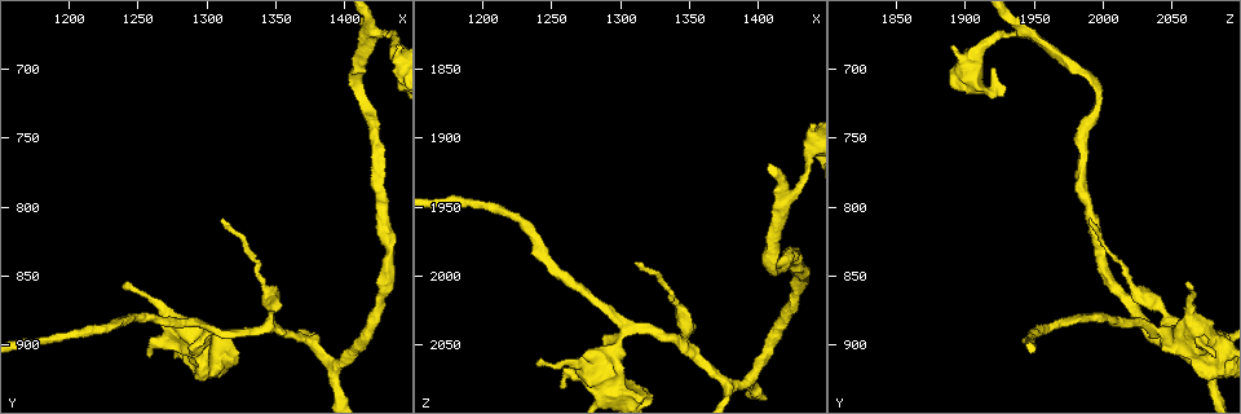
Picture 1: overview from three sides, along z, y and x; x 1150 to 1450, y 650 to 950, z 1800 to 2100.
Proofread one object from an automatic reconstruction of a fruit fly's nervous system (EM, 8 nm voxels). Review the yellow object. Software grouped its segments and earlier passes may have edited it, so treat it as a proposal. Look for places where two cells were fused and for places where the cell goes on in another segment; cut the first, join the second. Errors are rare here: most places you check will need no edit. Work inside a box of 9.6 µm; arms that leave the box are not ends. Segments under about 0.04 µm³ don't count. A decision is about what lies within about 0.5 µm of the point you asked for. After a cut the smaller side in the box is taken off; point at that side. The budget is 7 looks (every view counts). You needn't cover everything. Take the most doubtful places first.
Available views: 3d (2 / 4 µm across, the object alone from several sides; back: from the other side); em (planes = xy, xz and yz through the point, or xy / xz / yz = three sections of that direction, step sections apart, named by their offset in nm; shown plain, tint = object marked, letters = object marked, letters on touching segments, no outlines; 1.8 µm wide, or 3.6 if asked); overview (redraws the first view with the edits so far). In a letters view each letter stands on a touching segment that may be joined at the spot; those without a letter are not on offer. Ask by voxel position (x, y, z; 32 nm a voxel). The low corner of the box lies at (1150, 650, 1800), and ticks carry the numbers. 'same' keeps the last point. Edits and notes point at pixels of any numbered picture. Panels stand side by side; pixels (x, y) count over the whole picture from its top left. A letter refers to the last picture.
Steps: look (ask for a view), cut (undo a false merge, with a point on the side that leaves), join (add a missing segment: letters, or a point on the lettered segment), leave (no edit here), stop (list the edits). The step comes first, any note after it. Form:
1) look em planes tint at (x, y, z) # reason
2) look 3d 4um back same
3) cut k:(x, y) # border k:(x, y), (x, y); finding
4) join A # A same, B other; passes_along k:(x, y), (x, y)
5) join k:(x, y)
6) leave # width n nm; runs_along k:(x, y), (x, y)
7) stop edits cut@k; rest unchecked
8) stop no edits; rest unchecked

look em planes tint at (1306, 890, 2042) # thin arm on a thick one

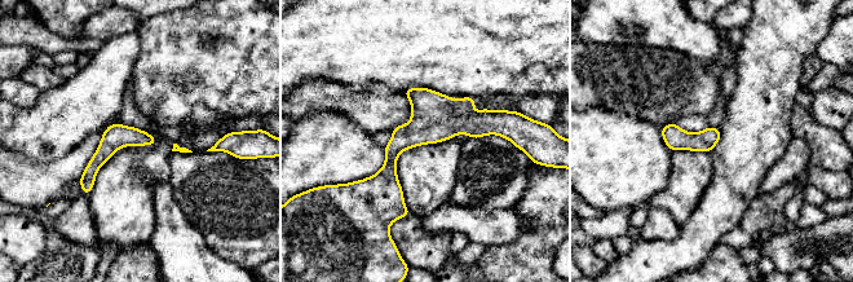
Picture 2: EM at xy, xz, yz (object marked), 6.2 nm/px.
look em planes letters same

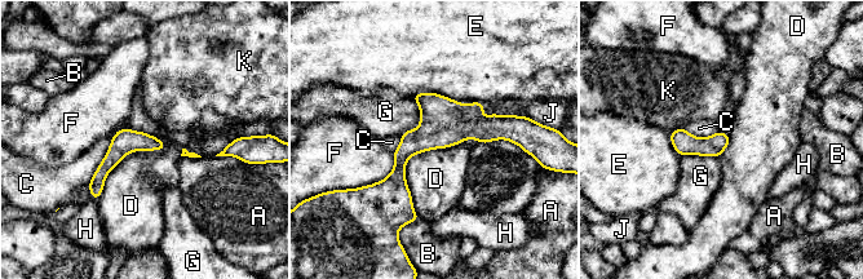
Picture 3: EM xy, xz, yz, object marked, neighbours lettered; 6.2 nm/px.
leave # width 140 nm; A other, B other, C other, D other, E other, F other, G other, H other, J other, K other; border 3:(460, 142), (407, 160), (419, 217); all the same cell

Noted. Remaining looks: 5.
look em planes letters at (1312, 810, 1988)

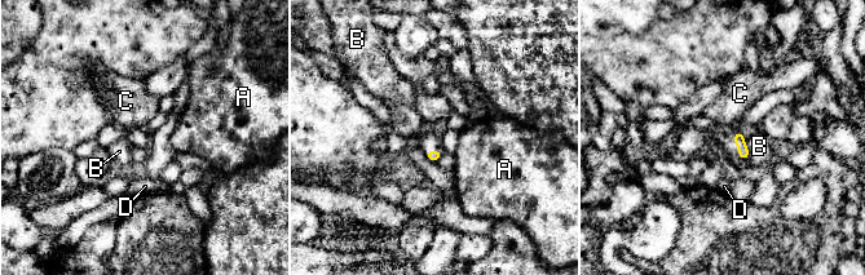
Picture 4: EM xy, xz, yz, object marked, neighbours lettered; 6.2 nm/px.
leave # longest_contact B 140 nm; A other, B other, C other, D other; border 4:(744, 140), (749, 152), (746, 160); no lettered segment goes on from it

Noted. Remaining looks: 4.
look em planes plain at (1258, 908, 2082) # branch stops here

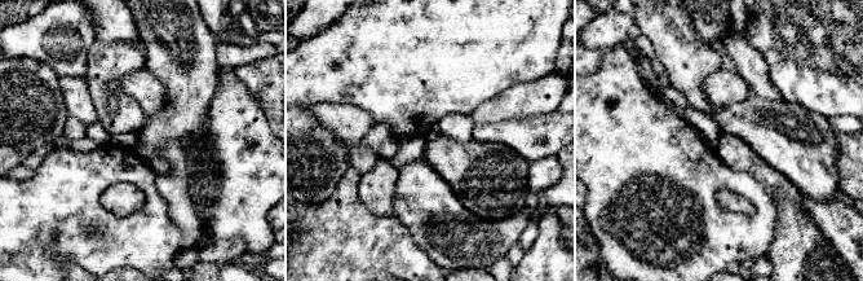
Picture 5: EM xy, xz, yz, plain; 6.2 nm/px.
look em planes letters same

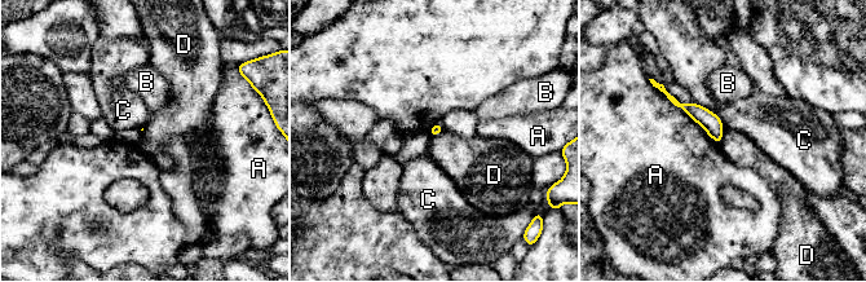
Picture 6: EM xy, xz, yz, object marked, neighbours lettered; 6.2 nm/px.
leave # A other, B other, C other, D other; border 6:(724, 127), (720, 144); no lettered segment goes on from it

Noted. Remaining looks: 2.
stop no edits; rest unchecked

